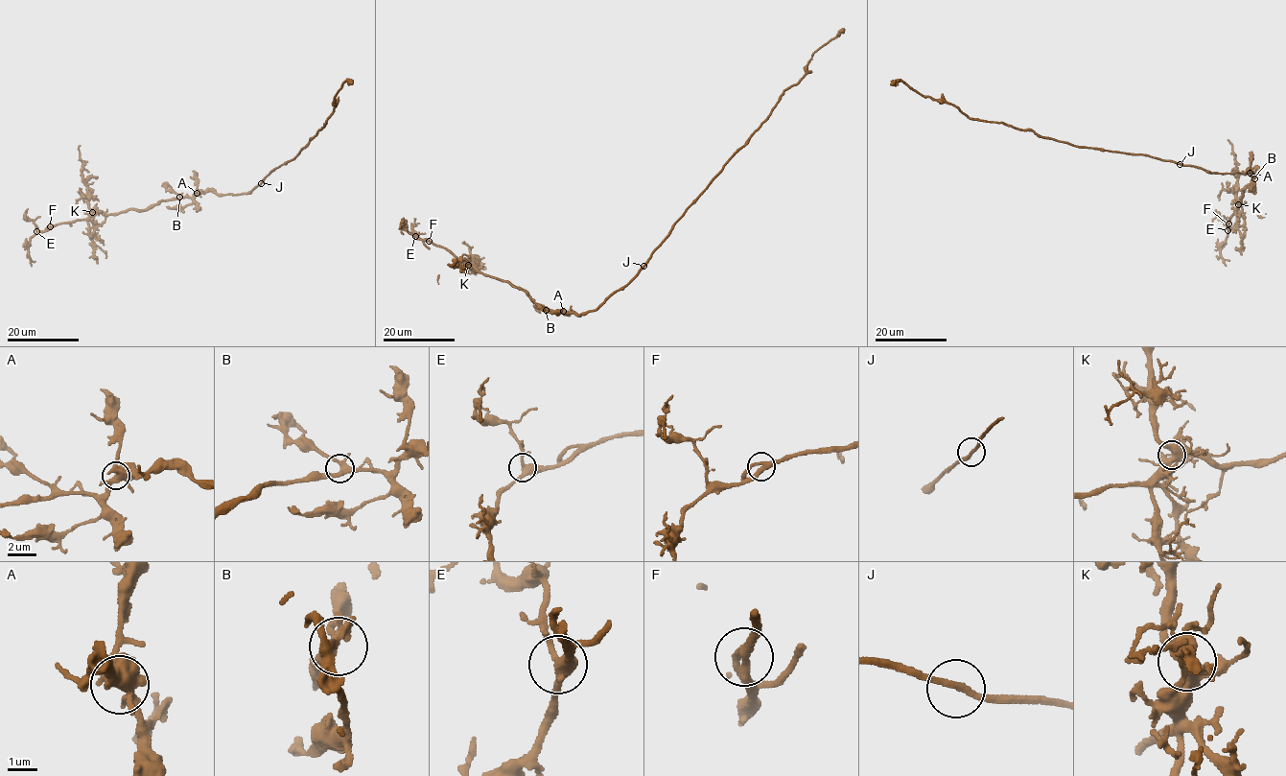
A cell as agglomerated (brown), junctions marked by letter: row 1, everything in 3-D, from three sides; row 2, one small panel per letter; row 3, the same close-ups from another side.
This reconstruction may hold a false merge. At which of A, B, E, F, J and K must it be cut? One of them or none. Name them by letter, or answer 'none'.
none

